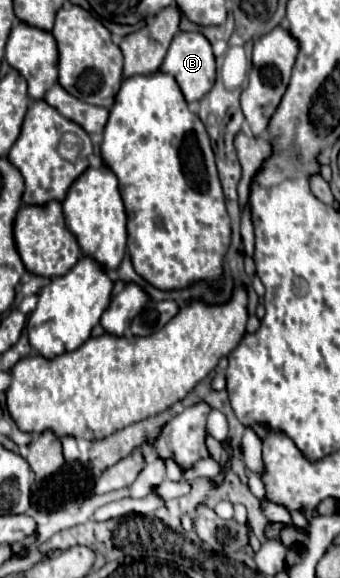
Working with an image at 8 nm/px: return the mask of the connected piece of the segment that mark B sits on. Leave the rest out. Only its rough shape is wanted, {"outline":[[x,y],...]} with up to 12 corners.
{"outline":[[199,31],[173,37],[163,73],[187,103],[215,83],[215,55]]}

